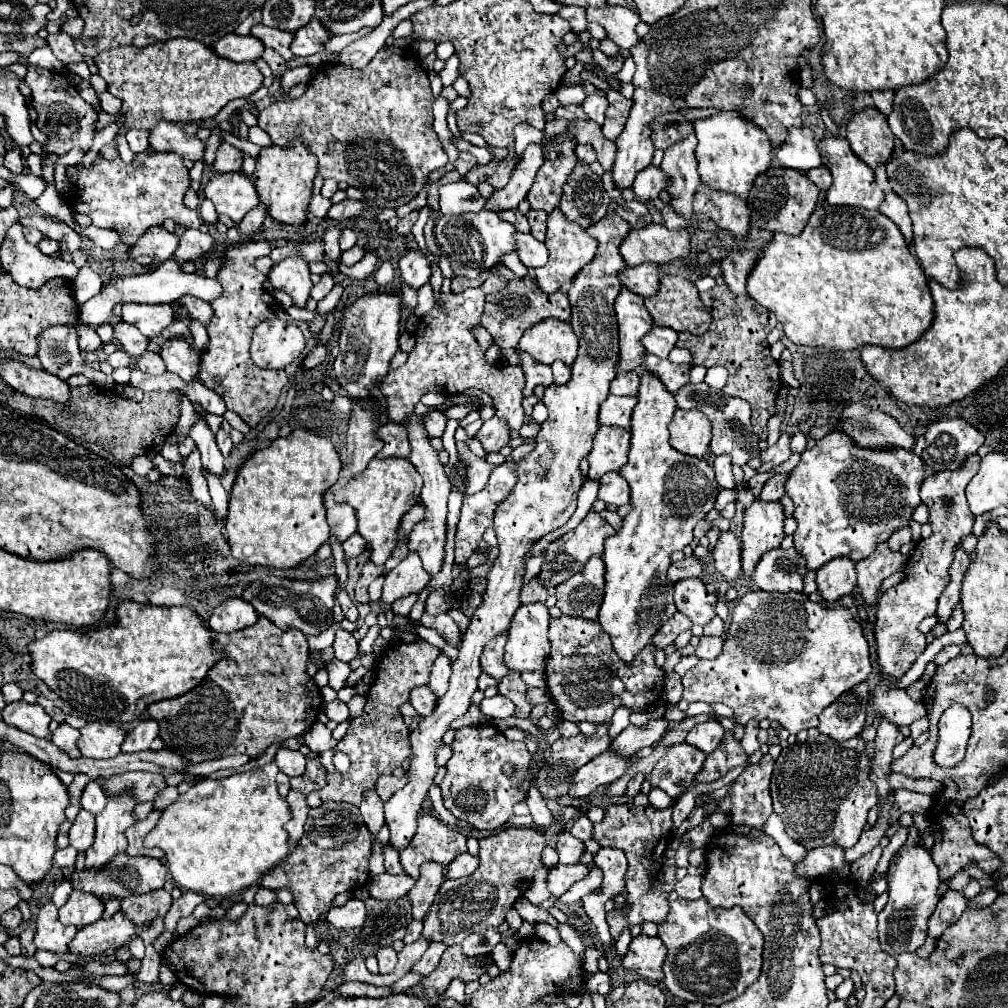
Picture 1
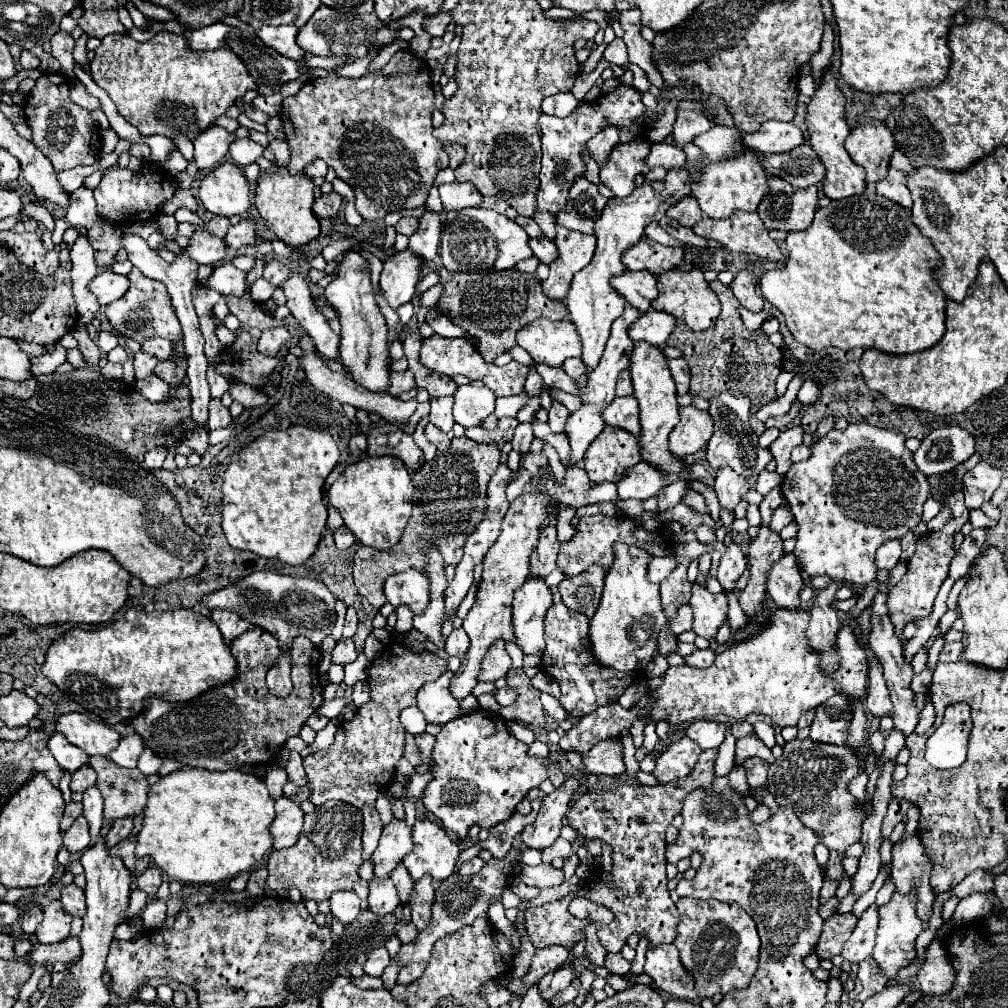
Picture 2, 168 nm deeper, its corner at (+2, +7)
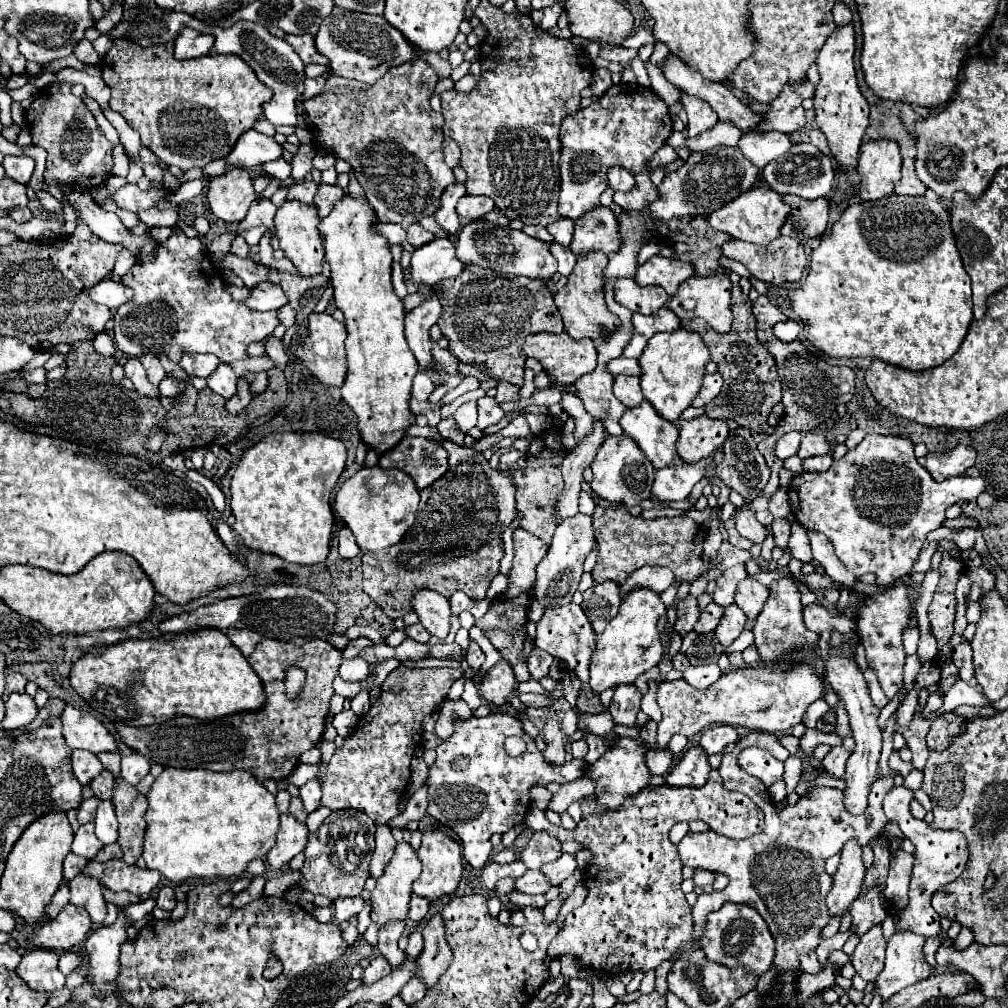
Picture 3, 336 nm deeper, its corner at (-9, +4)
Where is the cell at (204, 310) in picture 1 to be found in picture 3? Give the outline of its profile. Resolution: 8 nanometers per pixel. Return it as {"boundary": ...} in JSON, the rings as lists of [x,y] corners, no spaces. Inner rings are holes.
{"boundary":[[[219,364],[219,370],[215,370],[211,378],[207,378],[207,386],[223,398],[231,398],[235,394],[235,384],[237,384],[237,376],[229,364]]]}

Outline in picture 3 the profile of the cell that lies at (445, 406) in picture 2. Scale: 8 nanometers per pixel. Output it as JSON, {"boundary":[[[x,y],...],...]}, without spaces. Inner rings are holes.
{"boundary":[[[467,402],[463,404],[457,412],[455,412],[455,422],[459,426],[461,432],[467,432],[471,430],[475,424],[477,424],[477,402]]]}

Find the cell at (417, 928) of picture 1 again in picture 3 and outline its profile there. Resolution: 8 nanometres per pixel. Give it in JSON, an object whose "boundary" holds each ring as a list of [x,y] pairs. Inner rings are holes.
{"boundary":[[[413,932],[409,936],[409,946],[407,946],[405,954],[407,954],[407,958],[417,958],[421,954],[421,950],[423,950],[423,936],[421,936],[421,932]]]}

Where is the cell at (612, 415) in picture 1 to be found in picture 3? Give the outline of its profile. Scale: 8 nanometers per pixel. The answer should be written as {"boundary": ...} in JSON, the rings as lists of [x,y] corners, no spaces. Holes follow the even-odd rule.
{"boundary":[[[643,400],[641,406],[635,406],[631,410],[627,410],[621,418],[621,428],[623,432],[633,438],[637,442],[637,446],[641,448],[641,452],[645,454],[645,458],[659,470],[659,468],[667,468],[667,466],[675,466],[675,464],[683,464],[683,458],[677,454],[677,438],[679,438],[679,428],[665,420],[657,410],[653,410],[651,402]]]}

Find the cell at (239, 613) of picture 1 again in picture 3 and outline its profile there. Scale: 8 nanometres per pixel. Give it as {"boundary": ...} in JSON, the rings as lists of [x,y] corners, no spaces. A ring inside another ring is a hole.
{"boundary":[[[225,630],[225,634],[245,656],[249,656],[255,650],[255,646],[261,642],[261,636],[255,634],[253,630]]]}

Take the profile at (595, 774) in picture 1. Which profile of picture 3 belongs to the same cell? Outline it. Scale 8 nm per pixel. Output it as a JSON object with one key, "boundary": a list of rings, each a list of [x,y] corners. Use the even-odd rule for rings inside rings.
{"boundary":[[[535,832],[519,858],[527,868],[539,870],[543,864],[555,862],[559,856],[561,856],[559,840],[551,838],[547,832]]]}

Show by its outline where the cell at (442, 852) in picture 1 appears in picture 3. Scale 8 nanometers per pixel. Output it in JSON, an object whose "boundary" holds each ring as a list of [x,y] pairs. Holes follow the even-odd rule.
{"boundary":[[[429,830],[423,834],[417,856],[423,864],[423,872],[413,882],[413,894],[435,902],[457,890],[463,874],[463,854],[453,838],[441,830]]]}

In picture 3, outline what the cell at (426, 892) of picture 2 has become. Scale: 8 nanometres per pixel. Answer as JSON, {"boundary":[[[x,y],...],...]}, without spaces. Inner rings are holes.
{"boundary":[[[435,914],[423,926],[421,934],[425,938],[425,948],[415,962],[417,970],[415,970],[413,978],[423,980],[425,988],[433,988],[435,982],[439,982],[439,978],[447,972],[447,968],[453,960],[453,952],[445,940],[445,926],[443,926],[439,914]]]}

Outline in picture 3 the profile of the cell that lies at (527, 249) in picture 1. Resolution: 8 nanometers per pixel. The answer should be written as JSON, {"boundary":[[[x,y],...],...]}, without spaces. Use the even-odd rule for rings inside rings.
{"boundary":[[[553,242],[553,246],[551,246],[551,254],[553,254],[553,256],[557,258],[557,262],[559,262],[559,274],[569,276],[571,270],[573,270],[573,266],[575,266],[575,262],[577,262],[577,256],[573,256],[569,248],[559,246],[559,244],[555,244],[555,242]]]}

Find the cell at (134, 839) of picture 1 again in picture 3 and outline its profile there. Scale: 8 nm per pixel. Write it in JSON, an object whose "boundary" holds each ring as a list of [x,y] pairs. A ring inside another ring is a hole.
{"boundary":[[[111,860],[105,864],[89,862],[83,870],[83,874],[93,876],[101,882],[101,886],[109,888],[111,892],[131,892],[137,896],[149,894],[153,888],[157,888],[161,874],[155,870],[143,870],[139,866],[127,866],[123,860]]]}

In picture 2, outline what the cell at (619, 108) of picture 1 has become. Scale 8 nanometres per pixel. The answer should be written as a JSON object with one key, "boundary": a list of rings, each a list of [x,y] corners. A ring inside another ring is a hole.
{"boundary":[[[606,127],[604,131],[596,133],[590,141],[588,141],[588,151],[590,155],[598,161],[598,163],[604,163],[604,159],[608,157],[608,153],[612,151],[612,147],[618,143],[618,137],[620,137],[620,129],[618,127]]]}

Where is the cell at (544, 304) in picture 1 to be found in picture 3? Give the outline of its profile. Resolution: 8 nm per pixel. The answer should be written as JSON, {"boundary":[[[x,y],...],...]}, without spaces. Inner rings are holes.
{"boundary":[[[469,266],[459,278],[437,282],[435,292],[443,304],[443,314],[437,324],[443,336],[449,338],[449,350],[461,362],[479,366],[491,378],[499,378],[499,382],[511,382],[519,388],[523,386],[525,358],[521,346],[529,334],[563,332],[553,294],[547,284],[539,280]]]}

